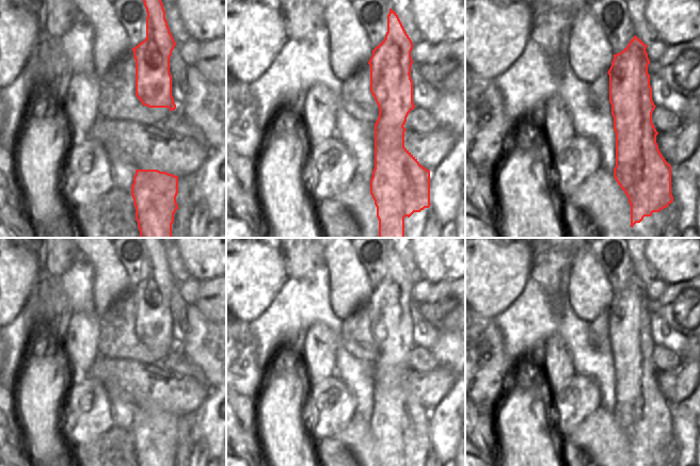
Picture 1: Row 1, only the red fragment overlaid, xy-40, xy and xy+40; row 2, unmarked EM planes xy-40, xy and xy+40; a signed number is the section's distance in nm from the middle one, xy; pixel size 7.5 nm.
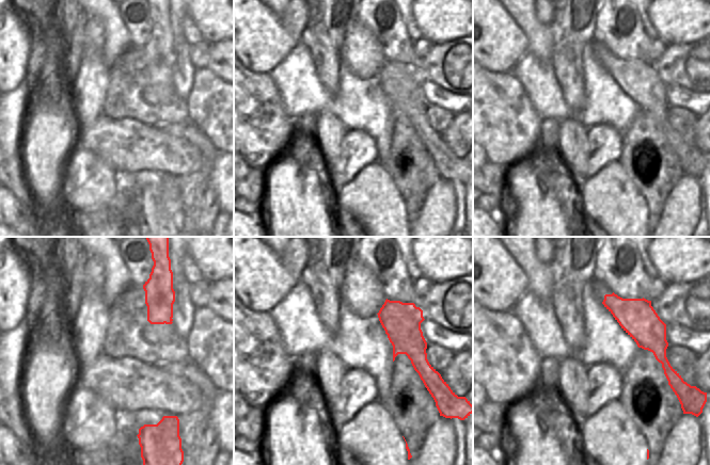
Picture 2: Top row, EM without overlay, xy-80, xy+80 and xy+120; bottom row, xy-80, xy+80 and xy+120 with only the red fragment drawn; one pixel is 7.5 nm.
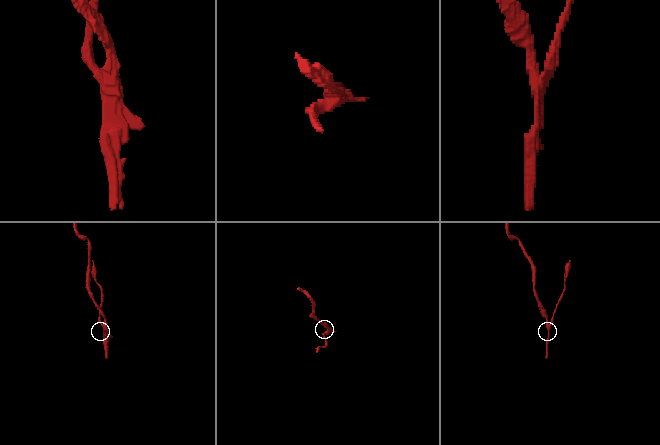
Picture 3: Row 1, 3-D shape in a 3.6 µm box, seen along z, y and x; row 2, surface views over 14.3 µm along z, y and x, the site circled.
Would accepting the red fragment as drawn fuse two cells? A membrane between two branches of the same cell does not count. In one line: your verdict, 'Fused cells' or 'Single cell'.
Fused cells

